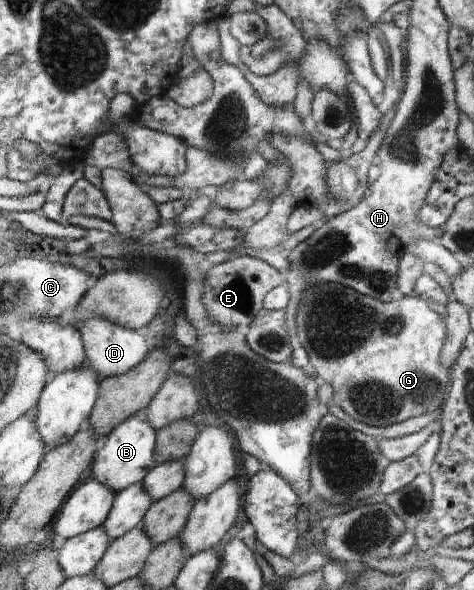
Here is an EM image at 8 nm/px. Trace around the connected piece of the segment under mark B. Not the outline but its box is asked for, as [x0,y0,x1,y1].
[89,417,157,493]

